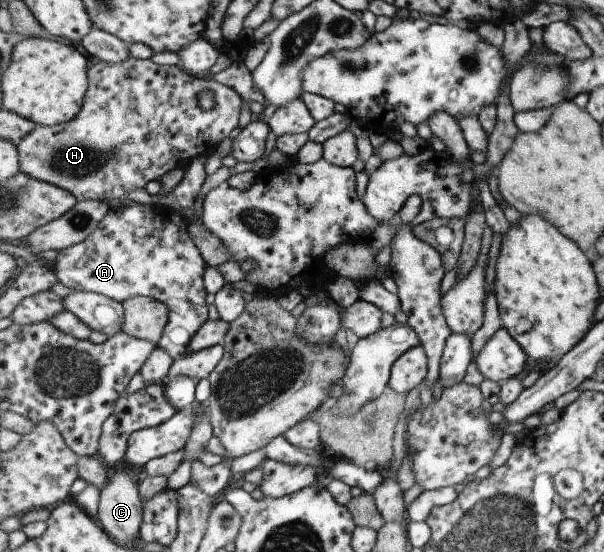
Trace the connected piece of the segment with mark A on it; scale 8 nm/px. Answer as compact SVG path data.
M127 201L108 211L96 232L84 242L60 250L54 274L74 291L104 294L121 303L134 296L155 298L169 306L169 325L157 346L178 360L185 357L194 335L209 321L205 287L208 264L177 209Z

